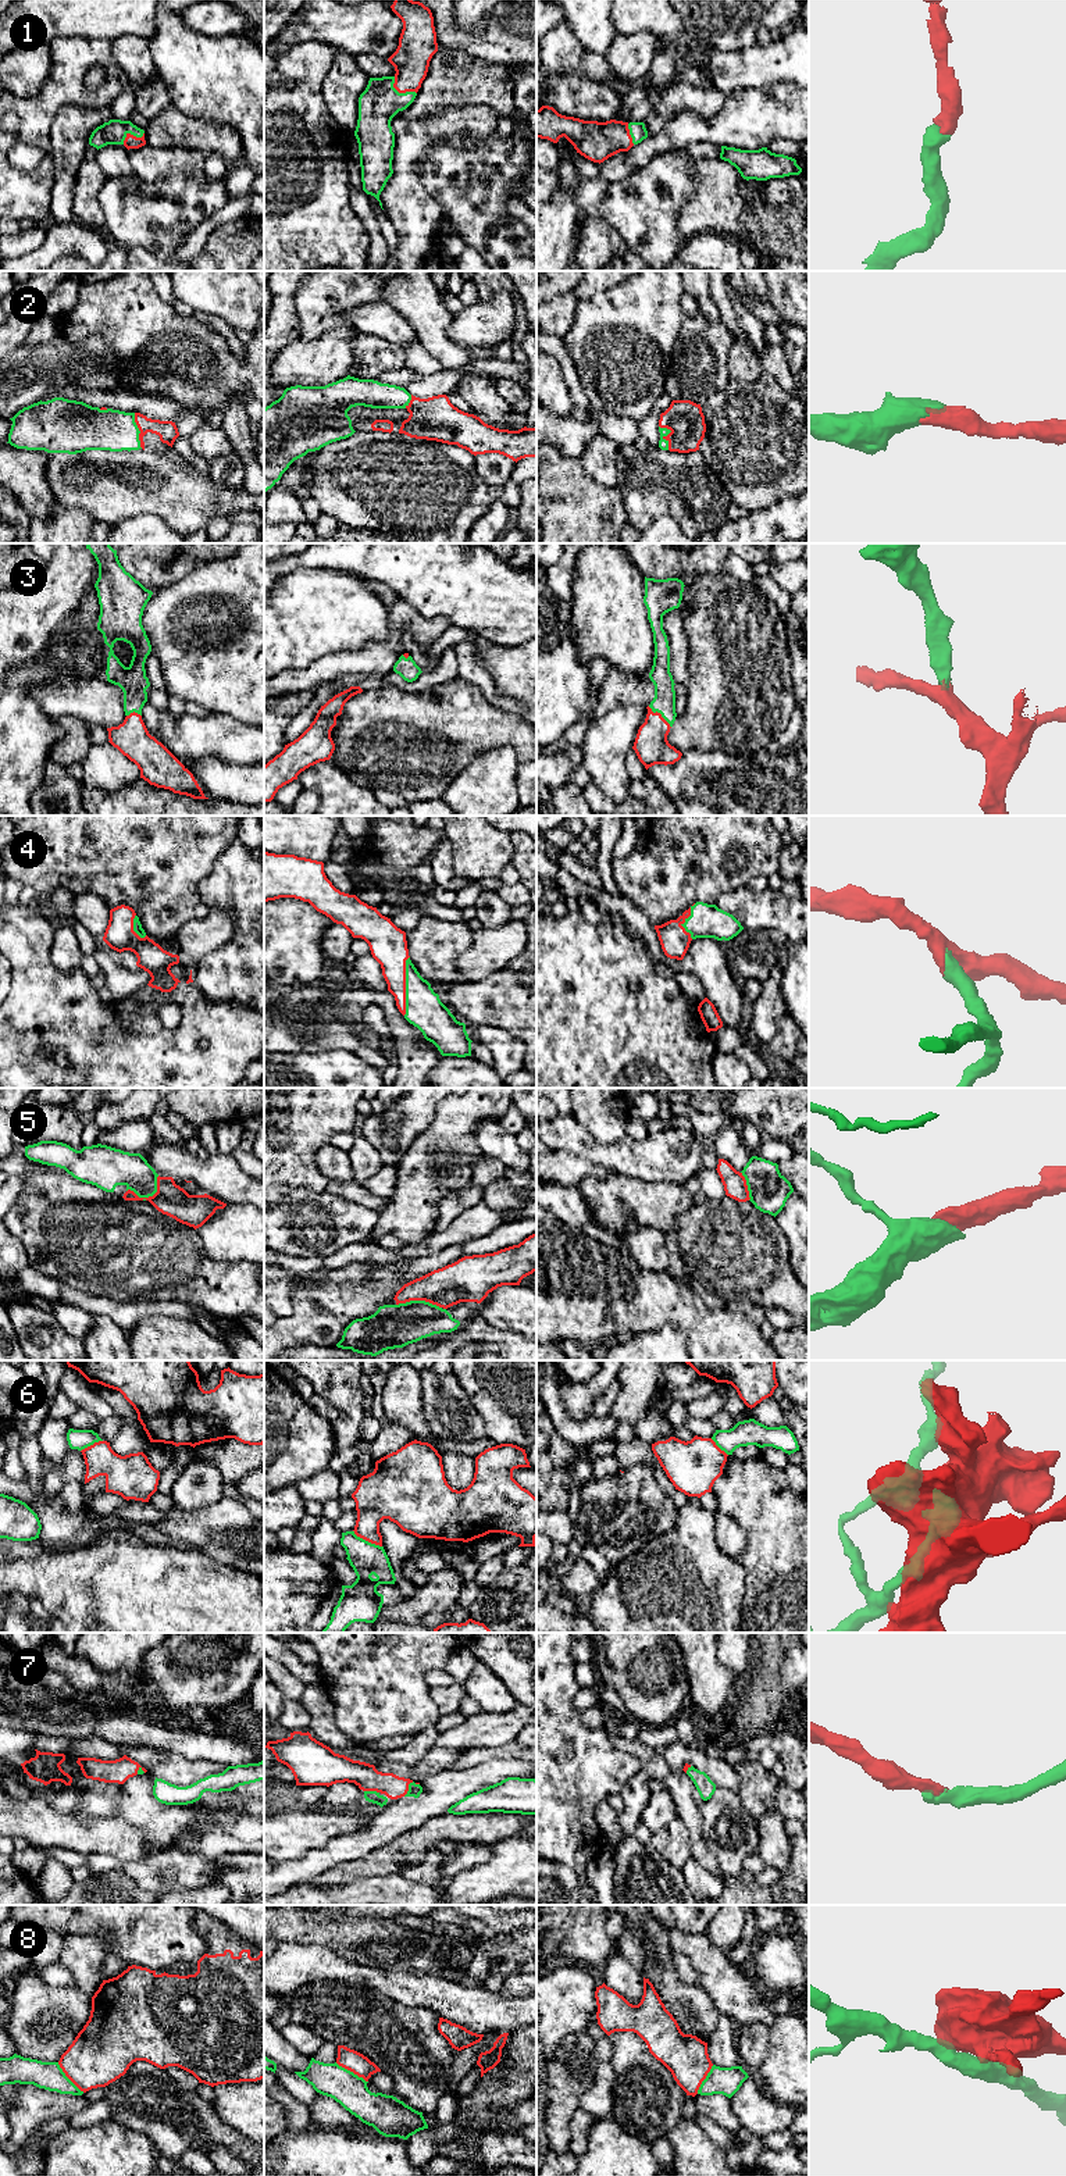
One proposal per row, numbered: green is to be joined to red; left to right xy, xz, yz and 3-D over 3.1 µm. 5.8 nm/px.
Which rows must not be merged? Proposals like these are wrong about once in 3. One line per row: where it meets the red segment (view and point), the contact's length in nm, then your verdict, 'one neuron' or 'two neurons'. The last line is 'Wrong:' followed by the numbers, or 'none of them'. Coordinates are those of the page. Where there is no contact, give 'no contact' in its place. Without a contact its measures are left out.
1: xz (400, 92) | 170 nm | one neuron
2: yz (667, 435) | 160 nm | one neuron
3: yz (660, 714) | 180 nm | one neuron
4: xz (405, 985) | 340 nm | one neuron
5: xy (149, 1197) | 220 nm | one neuron
6: xz (367, 1540) | 190 nm | two neurons
7: xz (407, 1786) | 120 nm | one neuron
8: xz (352, 2071) | 220 nm | two neurons
Wrong: 6, 8

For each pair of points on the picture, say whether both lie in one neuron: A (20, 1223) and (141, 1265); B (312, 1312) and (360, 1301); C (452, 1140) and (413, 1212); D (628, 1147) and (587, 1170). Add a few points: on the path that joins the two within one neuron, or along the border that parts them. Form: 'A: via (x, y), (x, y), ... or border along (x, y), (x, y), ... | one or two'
A: via (50, 1223), (63, 1223), (74, 1233), (110, 1247) | one
B: via (324, 1311), (334, 1301), (348, 1301) | one
C: via (430, 1148), (423, 1151), (423, 1183), (419, 1190) | one
D: border along (566, 1152), (614, 1172) | two

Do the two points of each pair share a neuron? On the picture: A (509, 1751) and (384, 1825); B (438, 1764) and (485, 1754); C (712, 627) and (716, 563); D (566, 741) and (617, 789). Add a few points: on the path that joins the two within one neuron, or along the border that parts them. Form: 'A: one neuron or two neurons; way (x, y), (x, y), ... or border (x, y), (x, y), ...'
A: two neurons; border (521, 1759), (489, 1758), (469, 1768)
B: two neurons; border (489, 1747), (469, 1748), (450, 1768)
C: two neurons; border (724, 571), (695, 575), (692, 578)
D: two neurons; border (589, 723), (580, 745)

